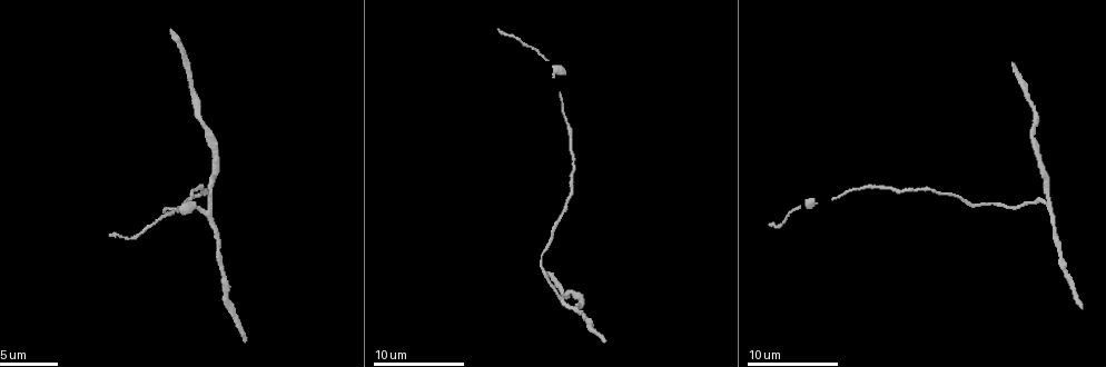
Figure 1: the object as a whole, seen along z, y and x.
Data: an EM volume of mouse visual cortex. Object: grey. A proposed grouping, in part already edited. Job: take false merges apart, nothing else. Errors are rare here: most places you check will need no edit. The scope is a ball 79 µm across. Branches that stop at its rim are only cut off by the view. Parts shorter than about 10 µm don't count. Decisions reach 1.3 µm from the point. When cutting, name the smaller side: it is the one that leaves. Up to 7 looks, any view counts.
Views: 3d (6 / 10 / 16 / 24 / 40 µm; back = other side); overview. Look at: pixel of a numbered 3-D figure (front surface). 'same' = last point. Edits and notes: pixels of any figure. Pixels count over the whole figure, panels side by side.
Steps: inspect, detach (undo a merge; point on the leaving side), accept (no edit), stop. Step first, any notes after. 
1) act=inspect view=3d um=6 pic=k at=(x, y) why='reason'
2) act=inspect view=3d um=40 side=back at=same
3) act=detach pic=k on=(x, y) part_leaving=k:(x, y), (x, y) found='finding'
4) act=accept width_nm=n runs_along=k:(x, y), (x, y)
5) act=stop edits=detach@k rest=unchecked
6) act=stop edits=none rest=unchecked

act=inspect view=3d um=10 pic=1 at=(968, 203)

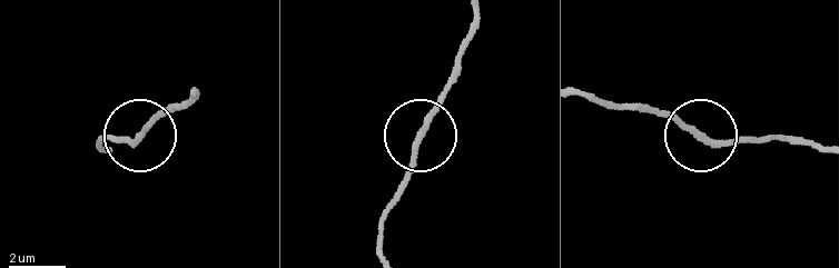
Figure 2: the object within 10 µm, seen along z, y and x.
act=accept side_arm_um=30 runs_along=2:(704, 139), (769, 139) found='continuous, no second neuron'

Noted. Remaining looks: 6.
act=inspect view=3d um=6 pic=1 at=(559, 293) why='calibre changes'

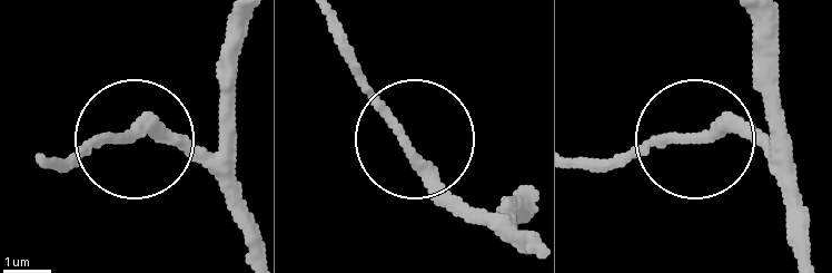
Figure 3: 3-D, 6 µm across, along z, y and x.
act=accept found='all the same neuron'

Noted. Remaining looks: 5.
act=inspect view=3d um=10 pic=1 at=(861, 188) why='sudden change in width'

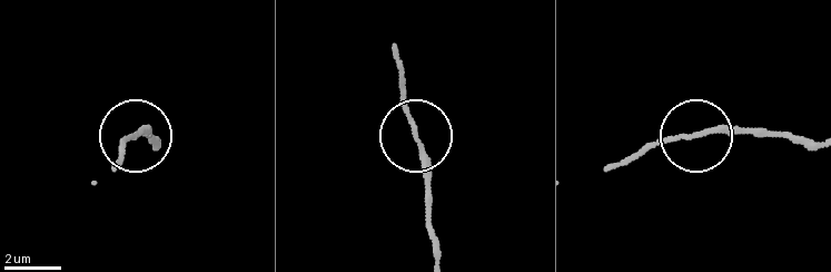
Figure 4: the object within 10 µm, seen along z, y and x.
act=accept width_nm=170 found='all the same neuron'

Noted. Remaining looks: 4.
act=inspect view=3d um=10 pic=1 at=(554, 75) why='thick turns thin'

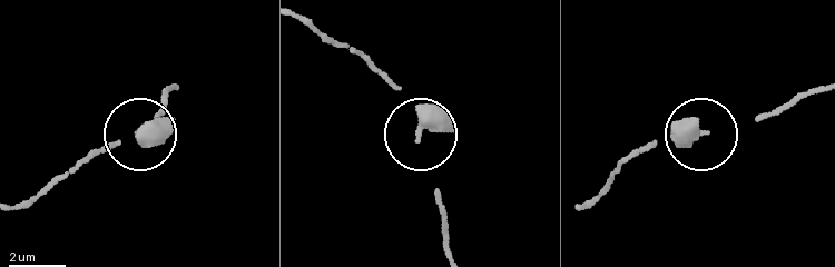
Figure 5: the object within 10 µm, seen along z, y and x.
act=accept width_nm=360 found='one neuron here'

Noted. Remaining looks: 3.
act=stop edits=none rest=unchecked

